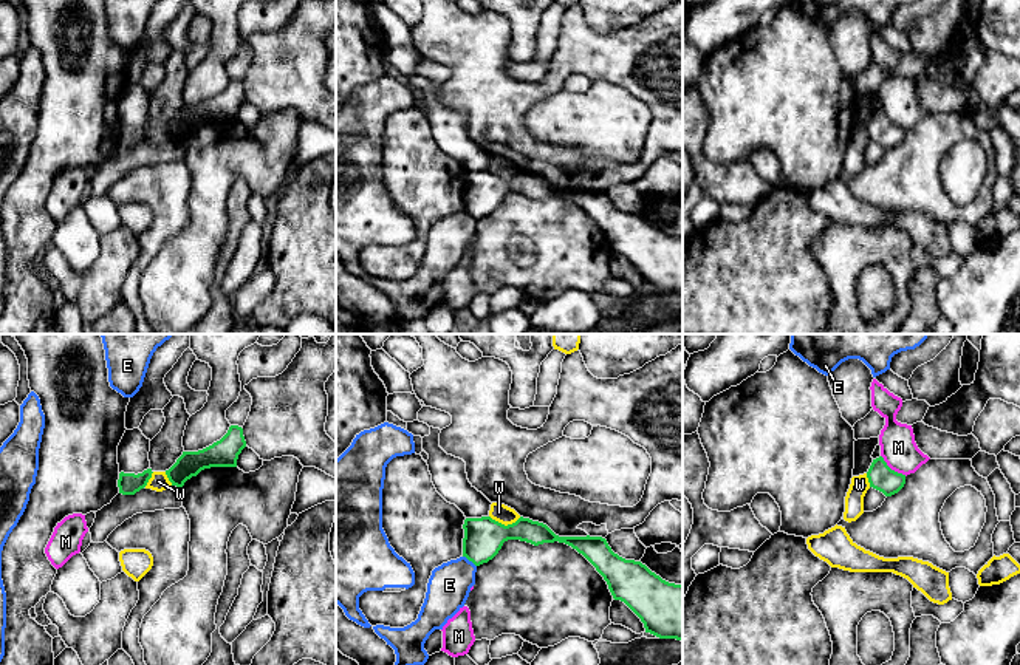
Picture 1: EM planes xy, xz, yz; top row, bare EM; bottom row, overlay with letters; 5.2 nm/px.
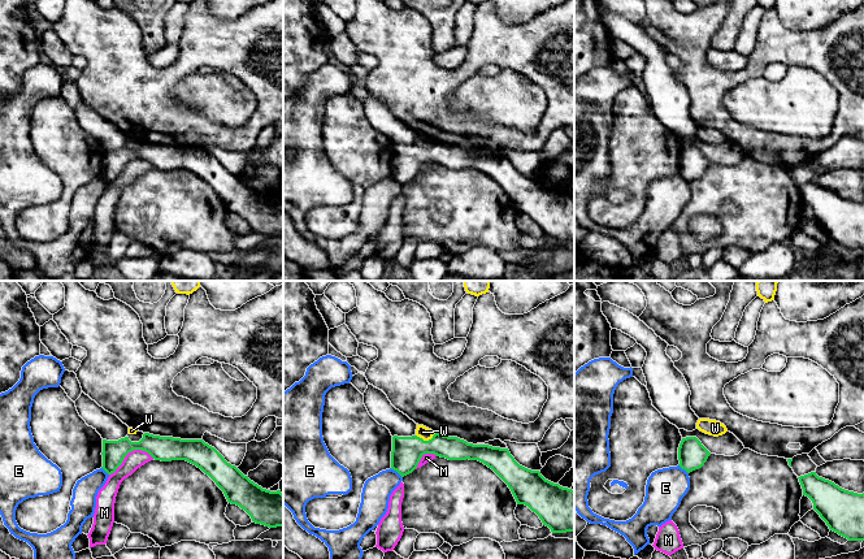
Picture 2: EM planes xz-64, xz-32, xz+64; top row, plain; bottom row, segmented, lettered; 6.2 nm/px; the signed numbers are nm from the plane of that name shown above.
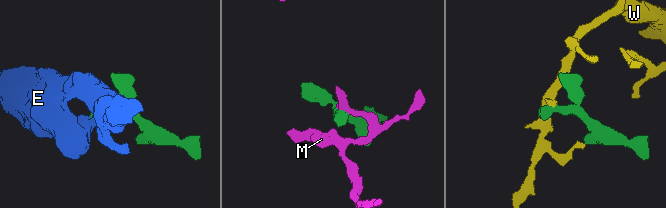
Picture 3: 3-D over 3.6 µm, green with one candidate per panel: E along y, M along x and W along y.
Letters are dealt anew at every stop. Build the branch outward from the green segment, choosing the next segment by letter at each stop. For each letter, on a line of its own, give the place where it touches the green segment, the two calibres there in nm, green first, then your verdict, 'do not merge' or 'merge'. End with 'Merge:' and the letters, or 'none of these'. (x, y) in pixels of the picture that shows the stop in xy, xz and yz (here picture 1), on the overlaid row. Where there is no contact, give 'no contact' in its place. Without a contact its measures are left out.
E: xz (469, 560) | 200/220 nm | do not merge
M: yz (890, 469) | 140/190 nm | do not merge
W: xz (503, 525) | 200/90 nm | do not merge
Merge: none of these

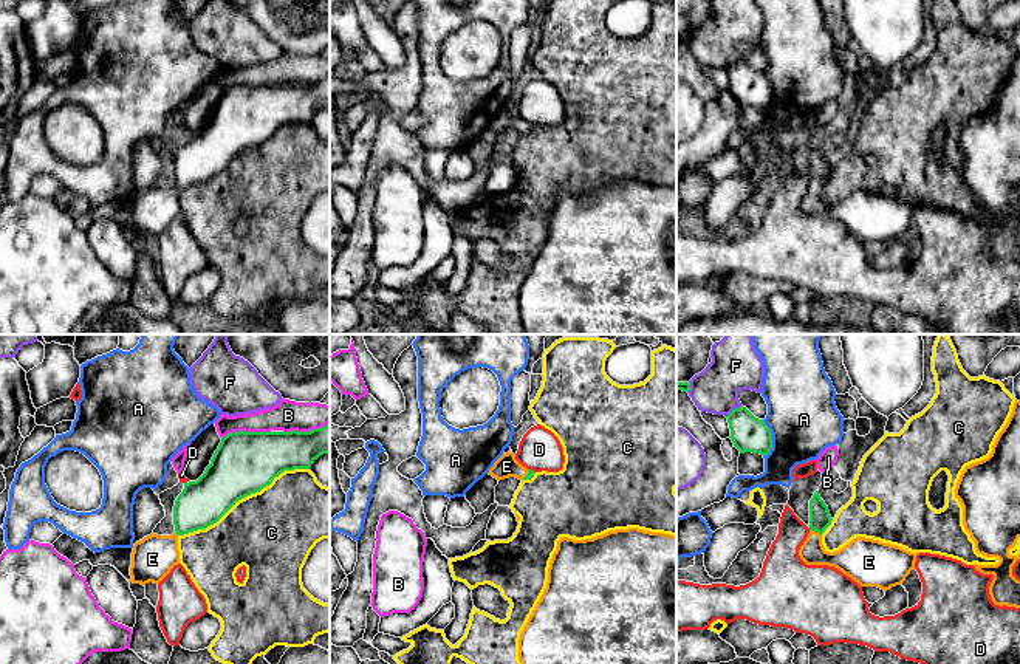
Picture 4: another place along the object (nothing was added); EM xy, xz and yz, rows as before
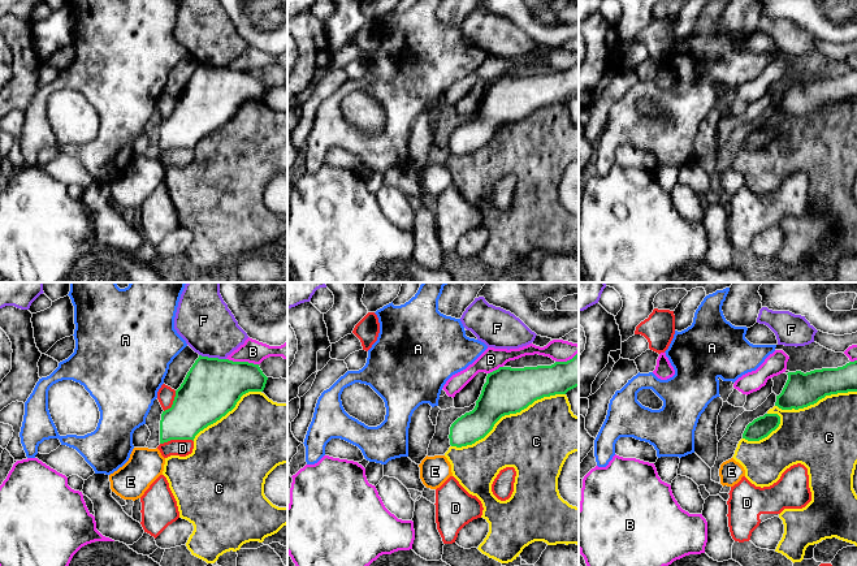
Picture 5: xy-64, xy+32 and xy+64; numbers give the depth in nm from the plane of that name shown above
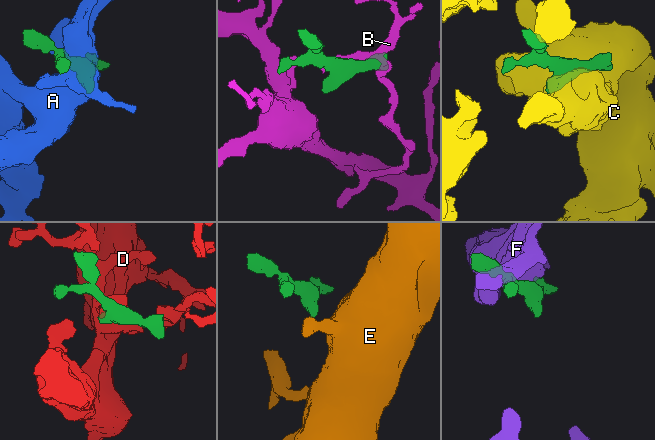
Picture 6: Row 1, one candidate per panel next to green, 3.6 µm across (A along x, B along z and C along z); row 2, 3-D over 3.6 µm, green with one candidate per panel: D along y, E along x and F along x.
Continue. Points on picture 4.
A: yz (771, 438) | 190/360 nm | do not merge
B: xy (243, 431) | 320/160 nm | do not merge
C: xy (243, 497) | 320/440 nm | do not merge
D: xz (530, 469) | 40/220 nm | do not merge
E: yz (816, 531) | 110/180 nm | merge
F: yz (734, 409) | 190/260 nm | do not merge
Merge: E

